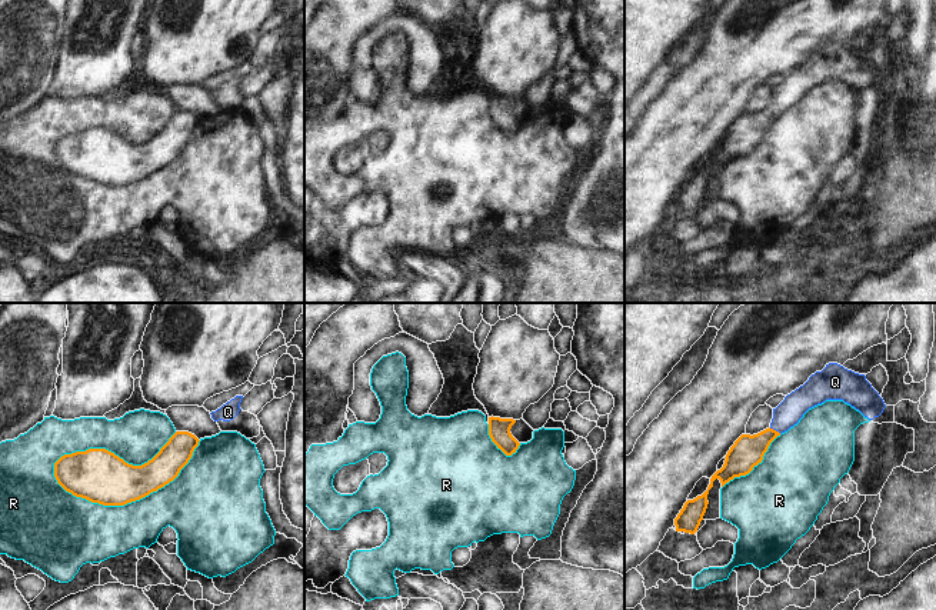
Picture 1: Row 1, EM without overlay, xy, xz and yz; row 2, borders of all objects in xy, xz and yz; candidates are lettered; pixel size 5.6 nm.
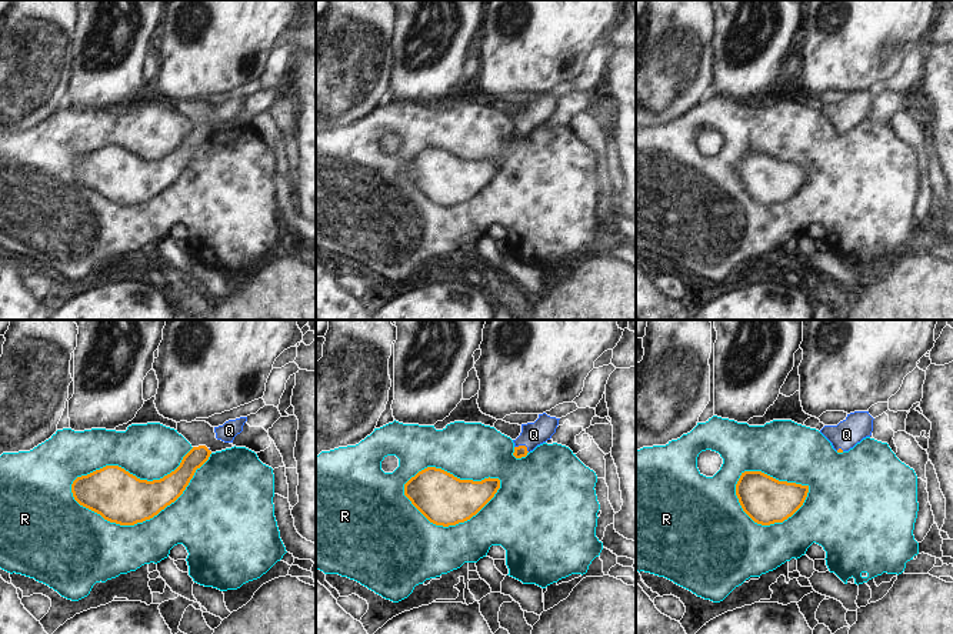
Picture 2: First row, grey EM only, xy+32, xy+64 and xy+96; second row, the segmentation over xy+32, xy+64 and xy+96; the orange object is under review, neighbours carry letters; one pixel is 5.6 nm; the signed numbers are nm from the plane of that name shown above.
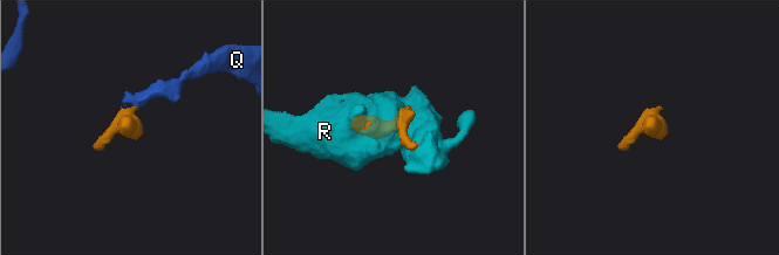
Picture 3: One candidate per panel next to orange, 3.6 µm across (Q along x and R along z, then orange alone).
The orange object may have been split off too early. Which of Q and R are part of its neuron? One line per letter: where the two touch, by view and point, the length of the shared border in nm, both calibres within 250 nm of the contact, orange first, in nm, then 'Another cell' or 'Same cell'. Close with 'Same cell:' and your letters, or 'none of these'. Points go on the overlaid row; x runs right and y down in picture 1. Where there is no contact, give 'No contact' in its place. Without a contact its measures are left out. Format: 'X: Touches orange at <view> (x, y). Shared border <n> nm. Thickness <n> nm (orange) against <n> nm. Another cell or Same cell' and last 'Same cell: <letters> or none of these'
Q: Touches orange at yz (775, 430). Shared border 80 nm. Thickness 180 nm (orange) against 150 nm. Same cell
R: Touches orange at xy (132, 500). Shared border 850 nm. Thickness 300 nm (orange) against 300 nm. Another cell
Same cell: Q.

